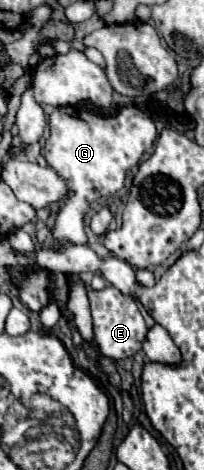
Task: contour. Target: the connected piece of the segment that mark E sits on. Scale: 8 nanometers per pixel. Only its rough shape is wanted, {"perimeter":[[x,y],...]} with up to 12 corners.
{"perimeter":[[114,286],[88,288],[92,346],[134,356],[146,338],[136,300]]}

